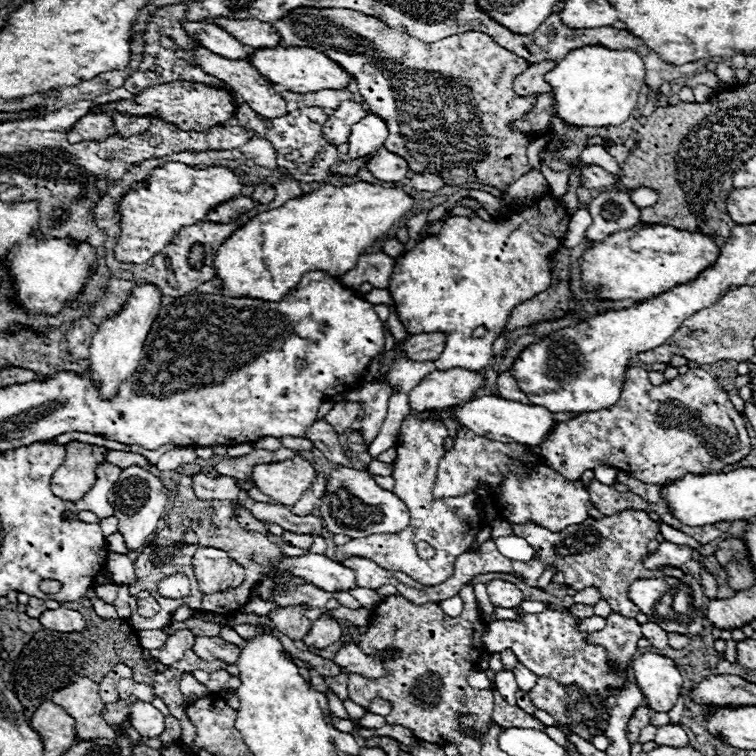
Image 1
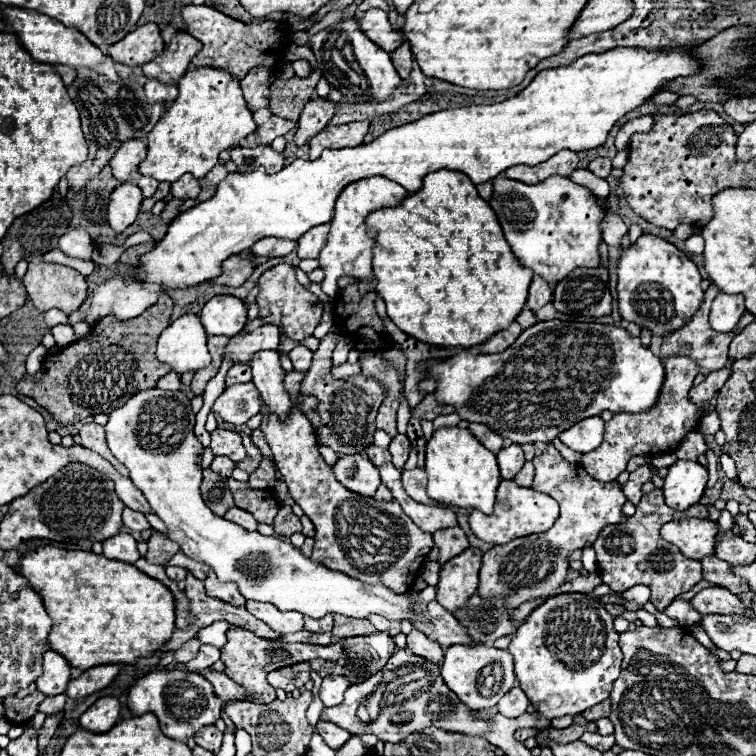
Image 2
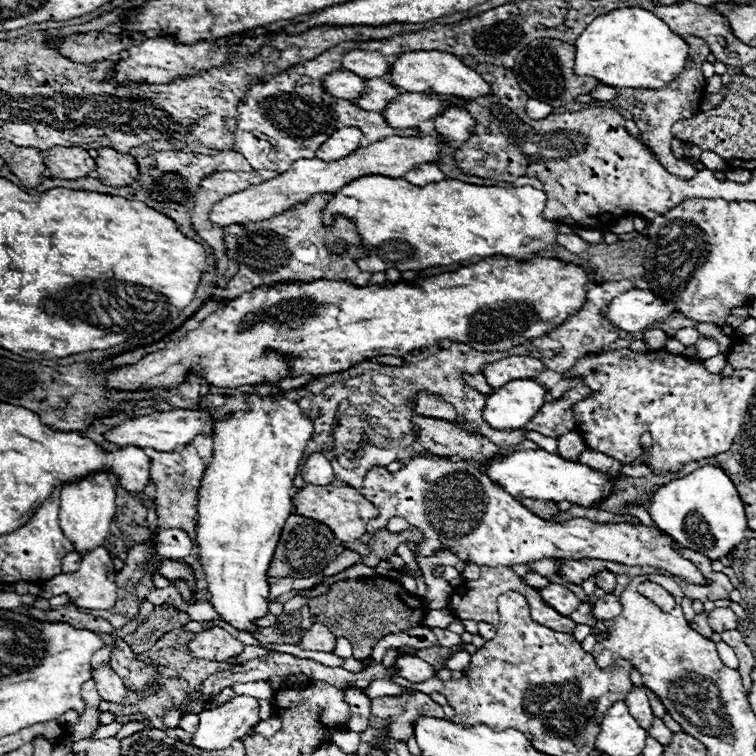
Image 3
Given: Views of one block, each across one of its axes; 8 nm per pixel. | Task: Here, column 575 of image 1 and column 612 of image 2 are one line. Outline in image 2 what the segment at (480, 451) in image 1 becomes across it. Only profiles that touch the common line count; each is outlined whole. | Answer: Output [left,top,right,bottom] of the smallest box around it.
[478,446,628,610]

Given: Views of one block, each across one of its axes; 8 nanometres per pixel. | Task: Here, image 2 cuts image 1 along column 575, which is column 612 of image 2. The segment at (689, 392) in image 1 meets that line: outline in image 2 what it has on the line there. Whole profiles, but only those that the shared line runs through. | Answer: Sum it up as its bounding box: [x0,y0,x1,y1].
[580,356,698,482]

